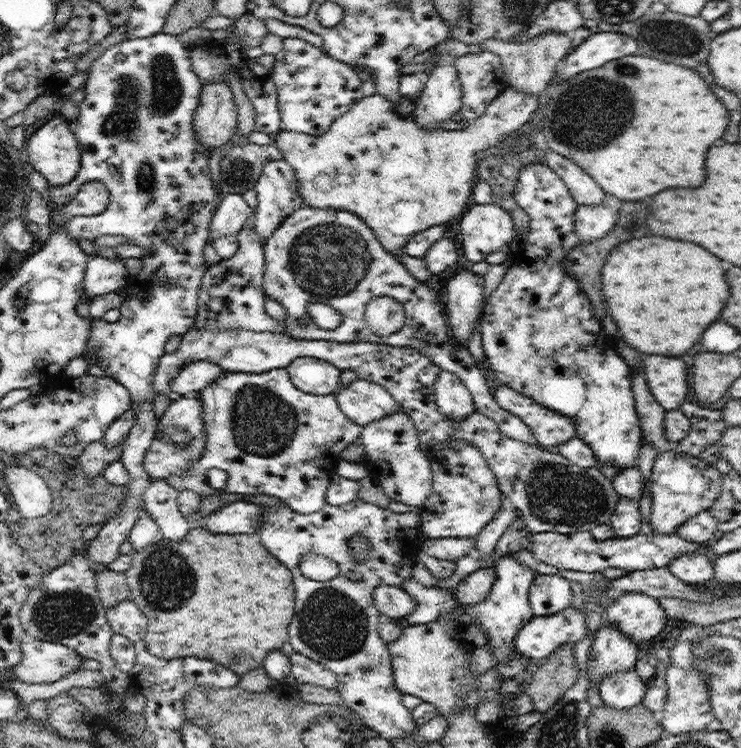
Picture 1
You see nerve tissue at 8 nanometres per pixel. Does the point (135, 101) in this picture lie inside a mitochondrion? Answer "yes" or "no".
yes

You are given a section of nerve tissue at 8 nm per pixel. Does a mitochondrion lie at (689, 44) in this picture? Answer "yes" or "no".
yes

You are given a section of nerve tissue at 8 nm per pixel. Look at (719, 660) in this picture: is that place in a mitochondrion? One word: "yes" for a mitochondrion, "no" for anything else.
yes

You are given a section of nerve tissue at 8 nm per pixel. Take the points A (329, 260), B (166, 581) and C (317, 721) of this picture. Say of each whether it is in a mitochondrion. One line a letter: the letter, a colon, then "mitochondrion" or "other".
A: mitochondrion
B: mitochondrion
C: mitochondrion

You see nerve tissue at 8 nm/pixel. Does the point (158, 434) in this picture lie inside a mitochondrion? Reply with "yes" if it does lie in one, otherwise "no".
no

